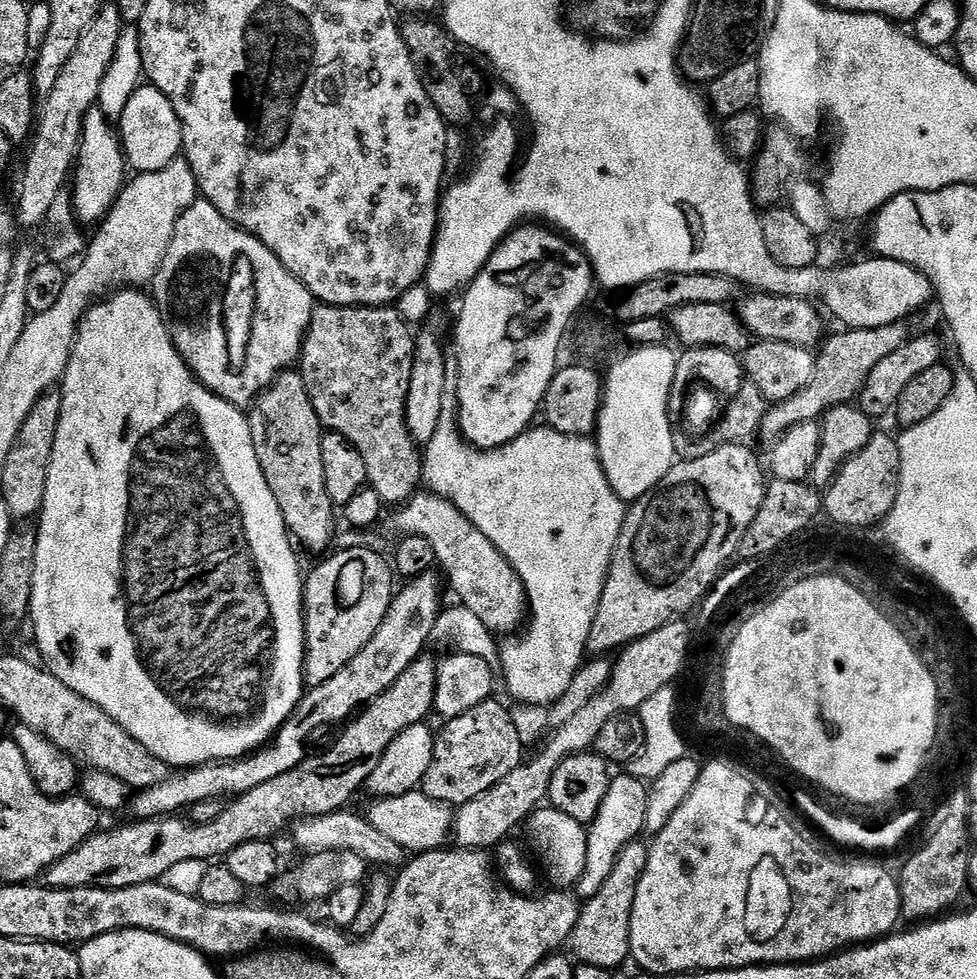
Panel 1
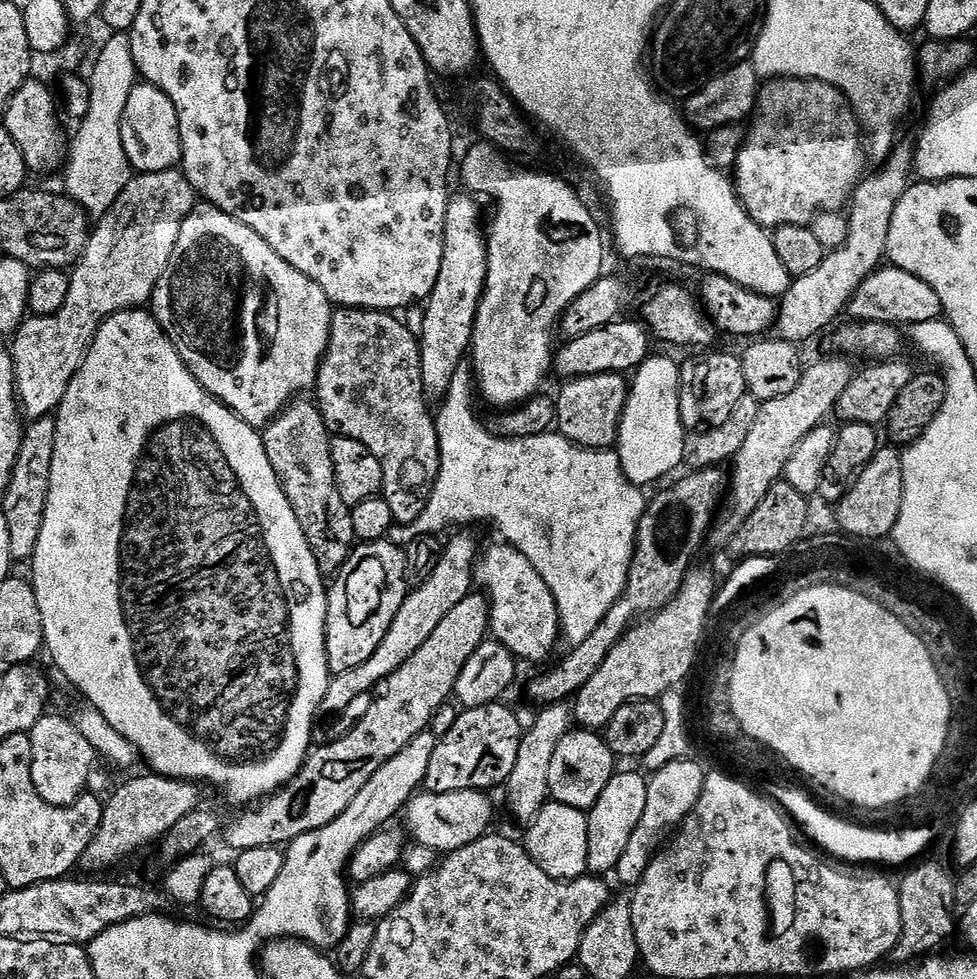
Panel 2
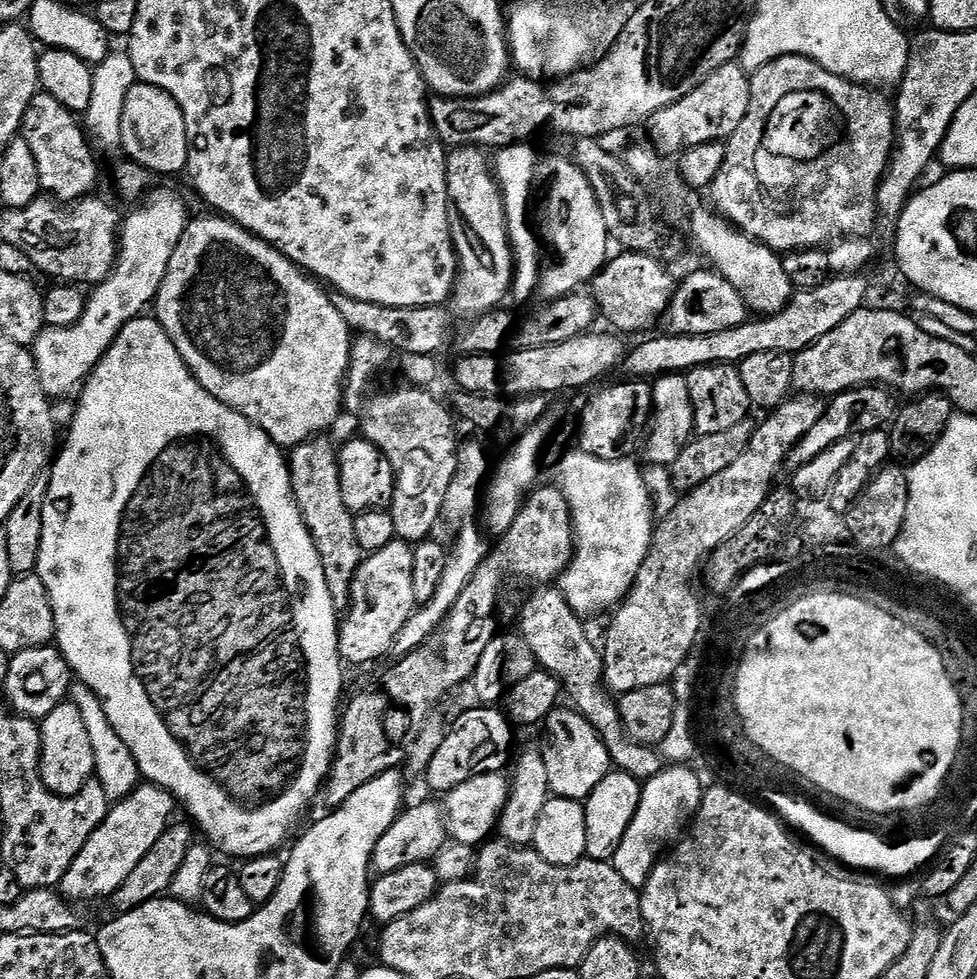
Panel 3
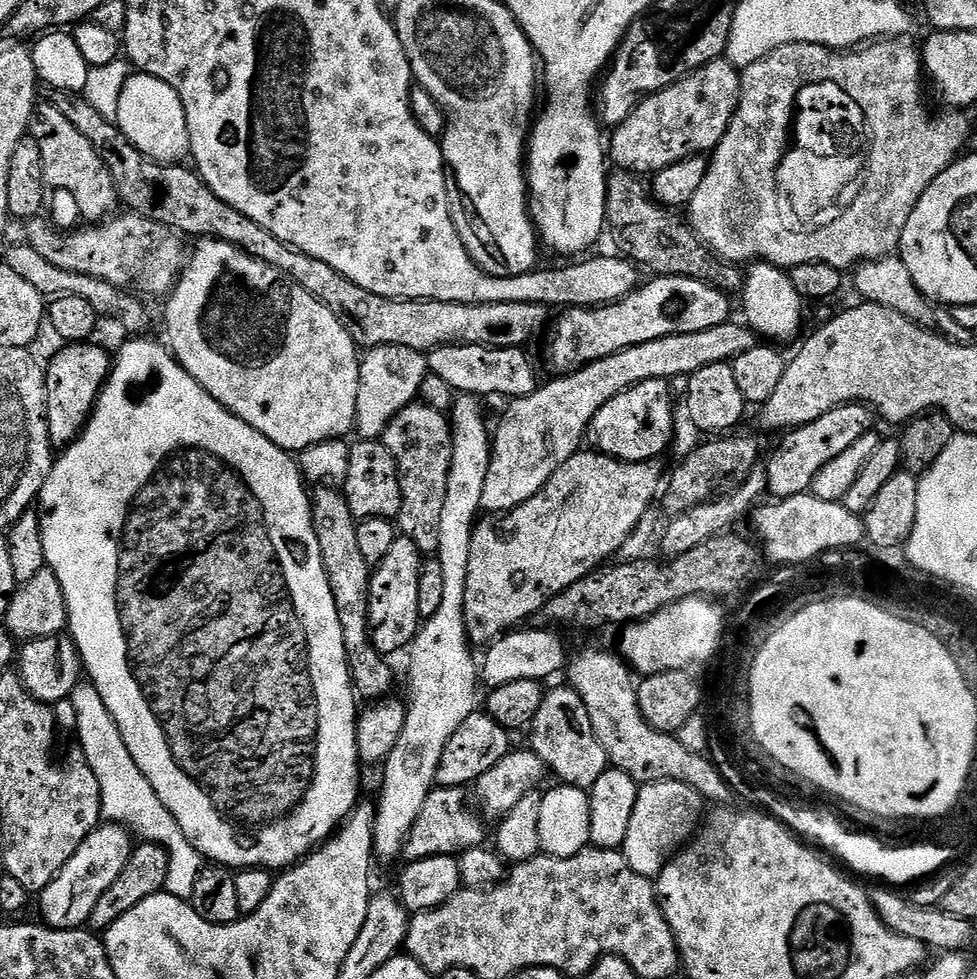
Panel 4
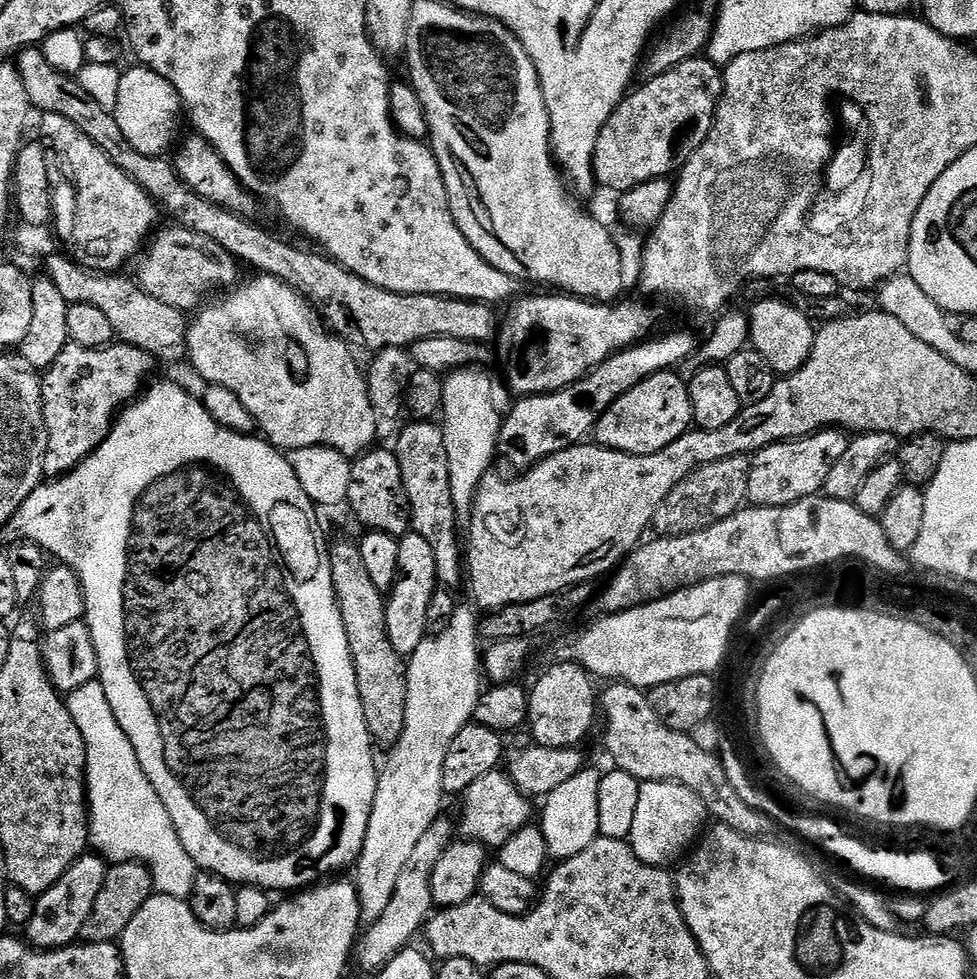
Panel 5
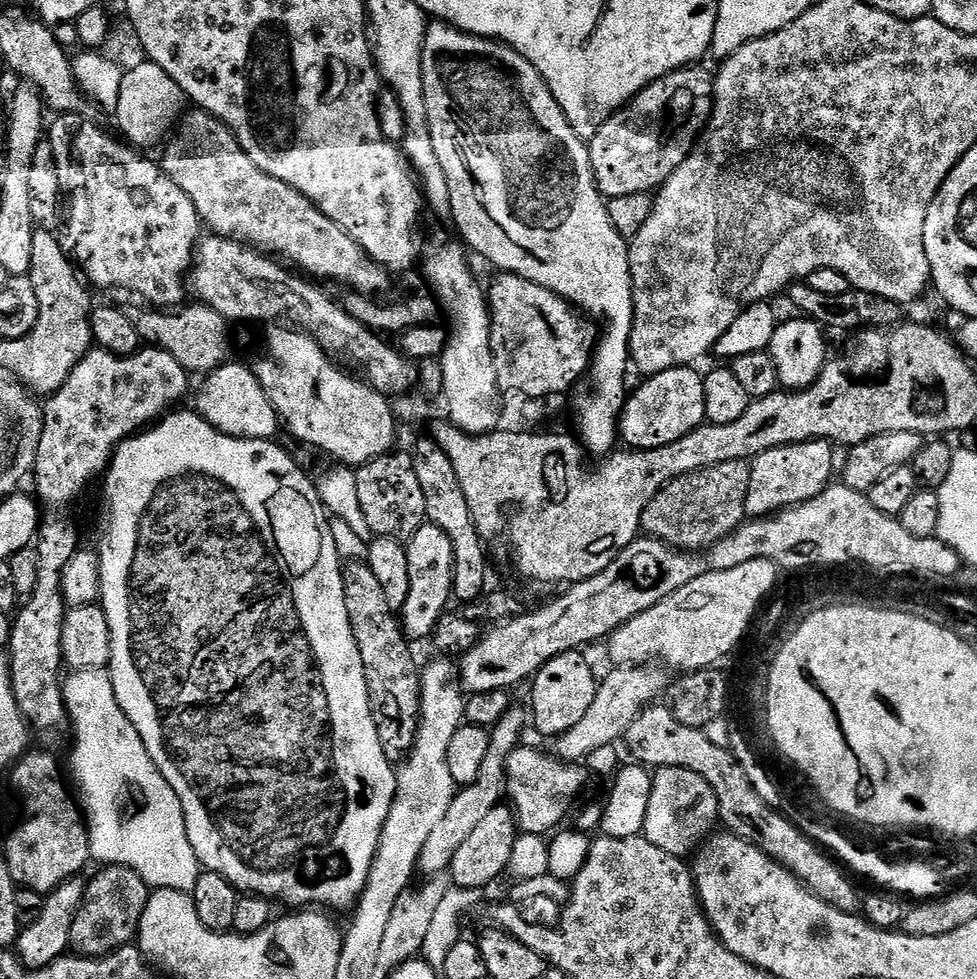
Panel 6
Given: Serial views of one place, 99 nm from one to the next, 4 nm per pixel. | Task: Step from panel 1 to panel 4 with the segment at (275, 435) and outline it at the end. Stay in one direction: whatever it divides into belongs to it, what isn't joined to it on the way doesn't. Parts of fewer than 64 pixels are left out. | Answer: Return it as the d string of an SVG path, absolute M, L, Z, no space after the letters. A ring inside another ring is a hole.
M320 486L311 493L312 521L318 534L318 546L322 550L322 566L334 594L334 610L338 610L338 622L342 622L342 642L348 655L348 669L352 675L352 687L365 701L376 702L387 697L392 688L392 668L385 657L372 645L370 610L368 609L368 582L370 565L362 558L358 546L357 521L350 514L343 491L332 486Z

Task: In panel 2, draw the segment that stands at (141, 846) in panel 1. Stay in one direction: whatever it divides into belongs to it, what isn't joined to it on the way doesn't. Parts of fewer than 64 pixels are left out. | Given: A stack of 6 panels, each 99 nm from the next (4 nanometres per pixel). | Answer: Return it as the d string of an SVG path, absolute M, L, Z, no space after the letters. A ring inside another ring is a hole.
M480 594L462 598L462 602L438 622L434 634L430 634L430 638L406 658L404 665L379 685L380 697L341 740L309 751L300 773L289 784L273 792L259 807L245 807L241 816L234 817L229 824L227 821L222 840L224 836L233 853L254 850L254 846L287 846L294 838L334 822L383 764L390 762L390 758L394 758L402 746L418 738L418 734L429 731L431 724L428 723L453 695L462 666L466 666L486 642L490 628L488 601L483 595L476 595Z

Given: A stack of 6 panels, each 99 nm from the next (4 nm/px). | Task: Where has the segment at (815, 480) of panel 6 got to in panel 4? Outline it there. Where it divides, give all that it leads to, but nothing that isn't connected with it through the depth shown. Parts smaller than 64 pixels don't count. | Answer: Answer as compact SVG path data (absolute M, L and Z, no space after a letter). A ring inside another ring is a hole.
M839 404L834 410L822 414L814 422L801 428L793 428L776 448L776 453L766 460L768 473L767 491L773 492L776 500L791 496L805 495L811 489L815 476L833 458L838 458L853 442L858 442L862 434L873 431L874 413L867 404Z

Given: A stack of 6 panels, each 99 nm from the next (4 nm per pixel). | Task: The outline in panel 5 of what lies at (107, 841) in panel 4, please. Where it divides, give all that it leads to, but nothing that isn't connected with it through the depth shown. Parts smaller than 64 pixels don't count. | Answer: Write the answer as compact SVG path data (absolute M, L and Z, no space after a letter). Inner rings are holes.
M92 855L81 856L66 874L62 874L62 878L58 878L58 882L54 882L54 886L50 886L50 890L35 897L34 918L30 918L26 926L26 940L32 947L41 950L66 948L80 940L82 926L86 918L90 918L90 910L94 910L98 890L102 890L102 882L109 870L109 865L103 864L99 855Z

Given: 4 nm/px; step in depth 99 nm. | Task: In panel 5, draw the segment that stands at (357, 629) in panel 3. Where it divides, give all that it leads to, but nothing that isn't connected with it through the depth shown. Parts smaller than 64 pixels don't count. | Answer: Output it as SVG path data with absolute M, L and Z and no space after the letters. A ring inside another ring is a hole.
M409 530L399 537L398 570L391 592L386 596L386 631L390 644L402 657L410 657L426 638L426 618L430 610L430 598L434 598L438 581L434 566L434 548L422 534Z

